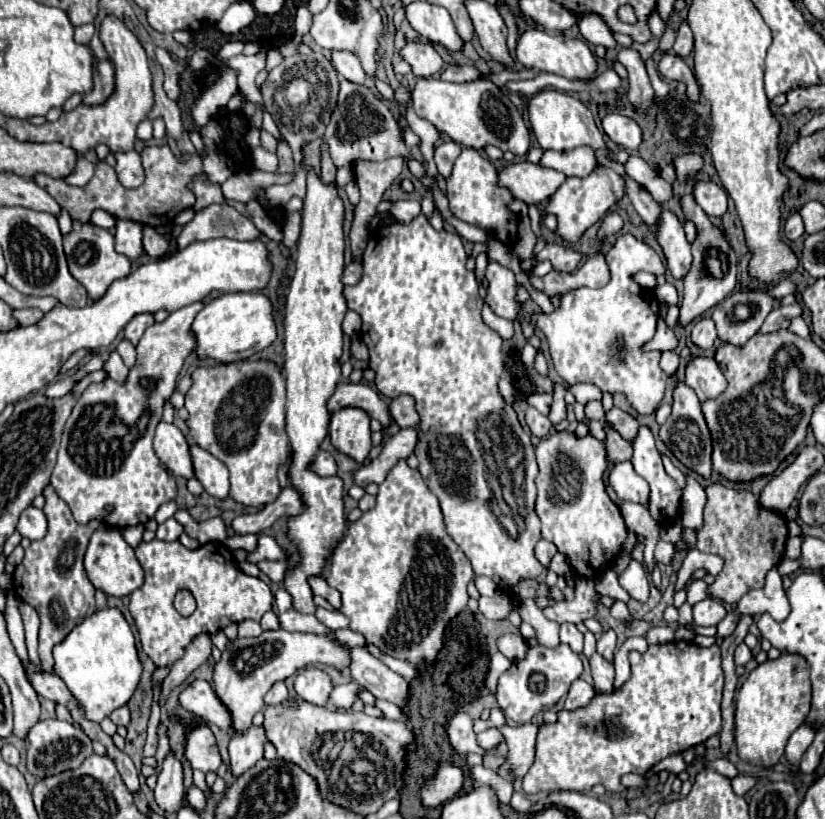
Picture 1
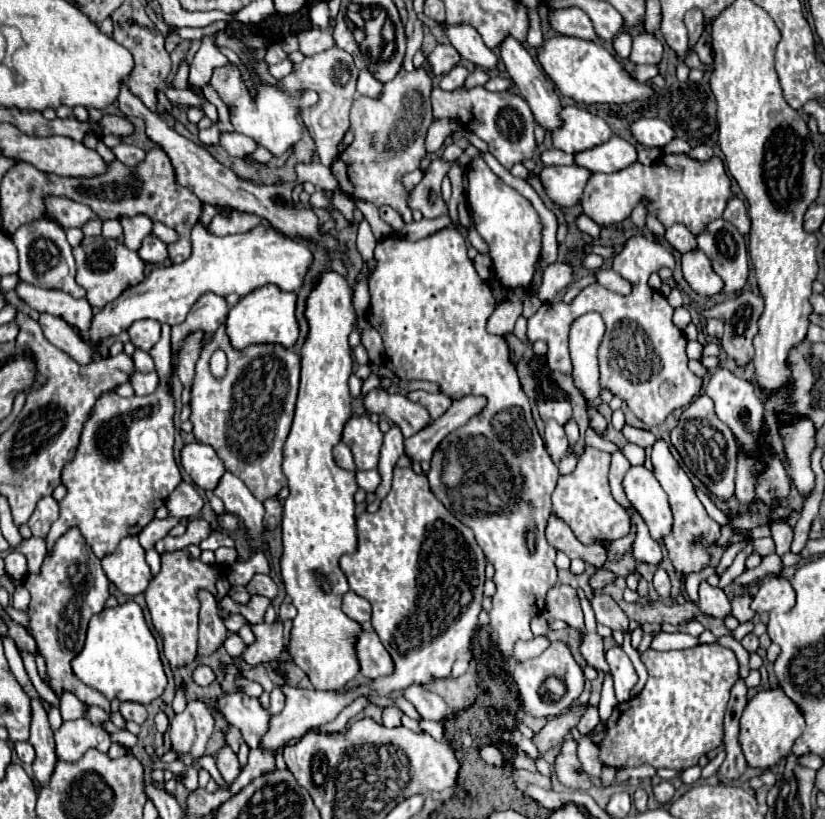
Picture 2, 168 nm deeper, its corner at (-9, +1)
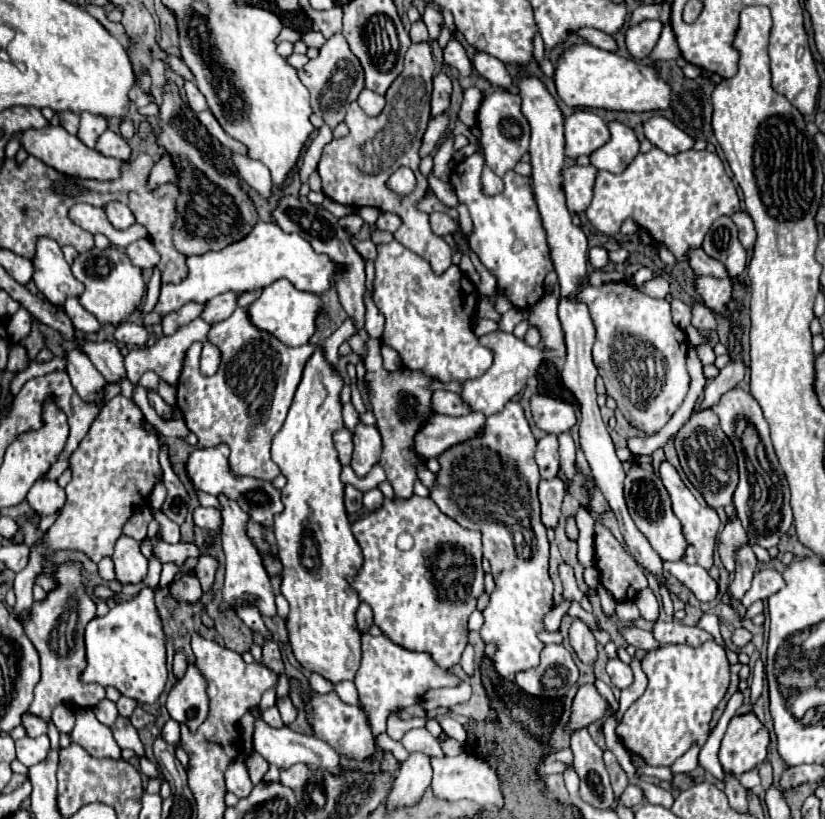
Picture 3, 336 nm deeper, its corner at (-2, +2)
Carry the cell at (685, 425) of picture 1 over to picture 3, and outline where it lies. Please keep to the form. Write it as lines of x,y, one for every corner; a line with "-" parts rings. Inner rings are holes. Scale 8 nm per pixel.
710,408
694,410
690,420
674,436
674,446
684,474
694,484
694,488
704,496
706,504
712,508
726,508
732,502
732,494
738,484
738,466
734,448
728,436
722,432
718,416

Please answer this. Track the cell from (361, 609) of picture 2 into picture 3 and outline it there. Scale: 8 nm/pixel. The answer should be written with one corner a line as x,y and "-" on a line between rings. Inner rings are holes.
360,602
358,610
356,610
356,622
358,622
360,632
364,632
372,624
372,608
366,602

